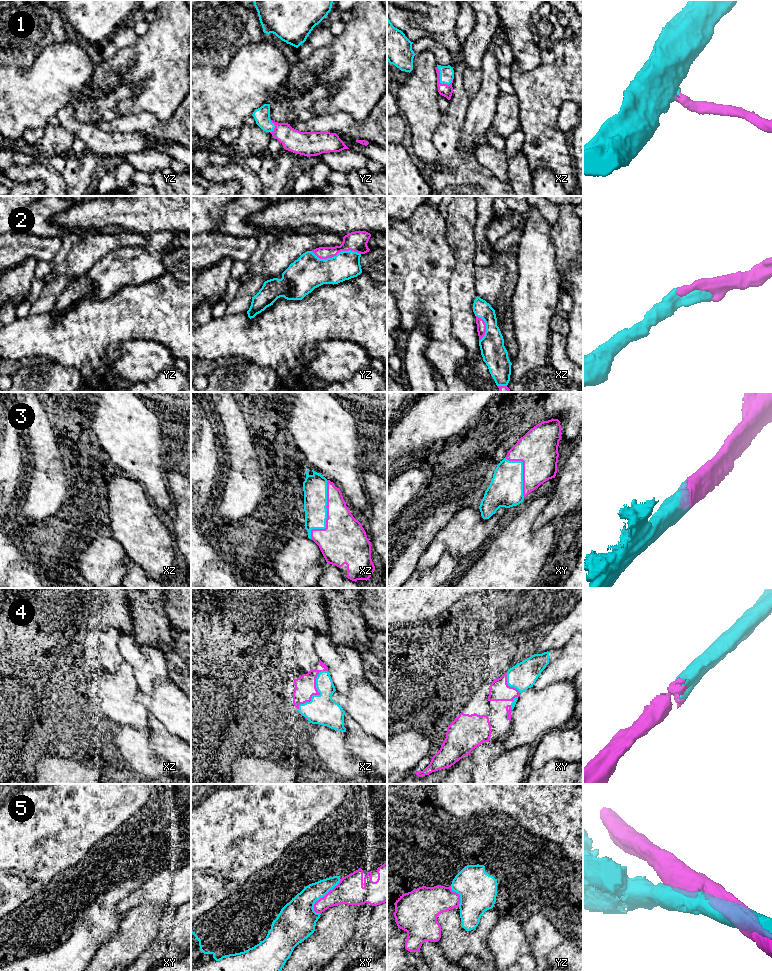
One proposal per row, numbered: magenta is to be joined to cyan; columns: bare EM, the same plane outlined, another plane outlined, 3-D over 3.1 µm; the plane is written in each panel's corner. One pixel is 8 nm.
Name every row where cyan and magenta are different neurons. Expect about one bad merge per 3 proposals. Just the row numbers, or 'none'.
5

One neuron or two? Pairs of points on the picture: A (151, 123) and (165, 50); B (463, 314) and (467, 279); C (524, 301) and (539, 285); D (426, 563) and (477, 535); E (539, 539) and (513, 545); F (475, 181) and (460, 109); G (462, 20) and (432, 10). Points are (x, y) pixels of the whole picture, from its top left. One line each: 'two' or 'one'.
A: two
B: one
C: one
D: one
E: one
F: one
G: two

